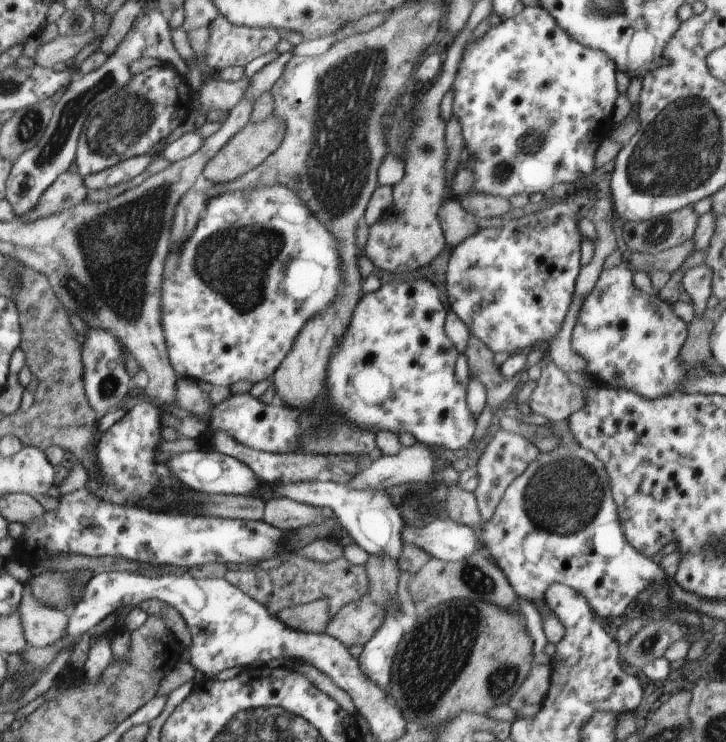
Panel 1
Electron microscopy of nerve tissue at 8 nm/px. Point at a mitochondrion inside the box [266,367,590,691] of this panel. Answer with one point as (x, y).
(474, 581)

